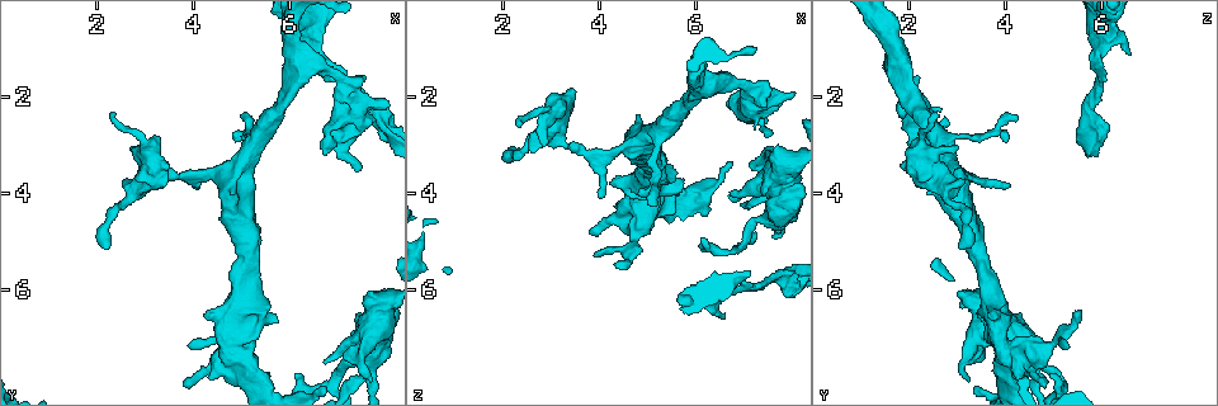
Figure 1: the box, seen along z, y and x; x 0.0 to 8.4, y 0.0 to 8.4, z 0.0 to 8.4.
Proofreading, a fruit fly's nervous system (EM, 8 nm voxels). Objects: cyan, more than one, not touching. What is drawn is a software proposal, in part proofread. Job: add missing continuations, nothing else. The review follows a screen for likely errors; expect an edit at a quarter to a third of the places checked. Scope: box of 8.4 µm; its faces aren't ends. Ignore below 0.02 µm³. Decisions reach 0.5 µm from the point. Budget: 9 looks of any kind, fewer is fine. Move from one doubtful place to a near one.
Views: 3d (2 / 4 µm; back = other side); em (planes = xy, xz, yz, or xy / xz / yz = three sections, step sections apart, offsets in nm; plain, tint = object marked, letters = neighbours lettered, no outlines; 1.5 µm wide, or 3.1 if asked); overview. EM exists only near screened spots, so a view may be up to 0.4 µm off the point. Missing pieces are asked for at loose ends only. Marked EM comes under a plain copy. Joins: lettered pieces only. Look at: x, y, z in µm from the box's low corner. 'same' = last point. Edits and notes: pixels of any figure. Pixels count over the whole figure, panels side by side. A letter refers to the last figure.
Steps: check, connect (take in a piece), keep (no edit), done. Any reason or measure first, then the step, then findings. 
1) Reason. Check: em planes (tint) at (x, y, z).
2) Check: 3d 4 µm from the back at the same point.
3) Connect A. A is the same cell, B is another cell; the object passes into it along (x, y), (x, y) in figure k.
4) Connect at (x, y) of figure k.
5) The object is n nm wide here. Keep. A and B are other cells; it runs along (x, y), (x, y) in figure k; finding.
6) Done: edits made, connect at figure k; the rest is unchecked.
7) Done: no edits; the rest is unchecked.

Branch stops here. Check: em planes (letters) at (3.45, 3.35, 1.85).

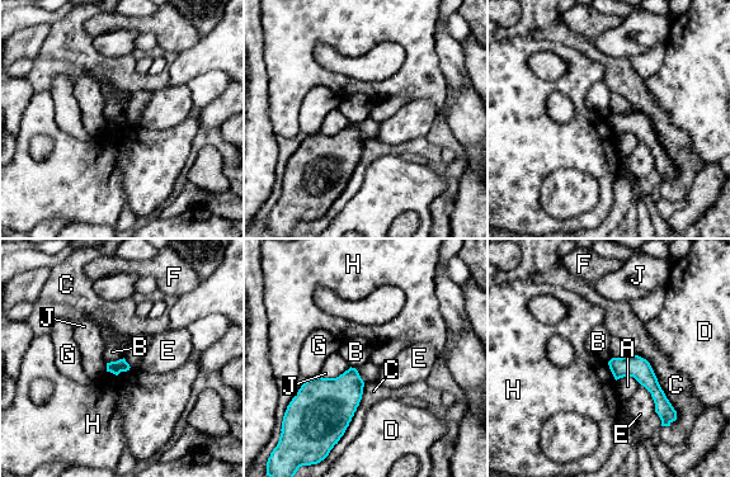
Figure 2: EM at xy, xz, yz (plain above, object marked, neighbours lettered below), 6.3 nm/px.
Keep. A, B, C, D, E, F, G, H and J are other cells; a border runs along (123, 357), (107, 363) in figure 2; no lettered piece goes on from it.

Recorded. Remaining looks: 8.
Free end. Check: em xz step 4 (tint) at (7.65, 6.10, 3.05).

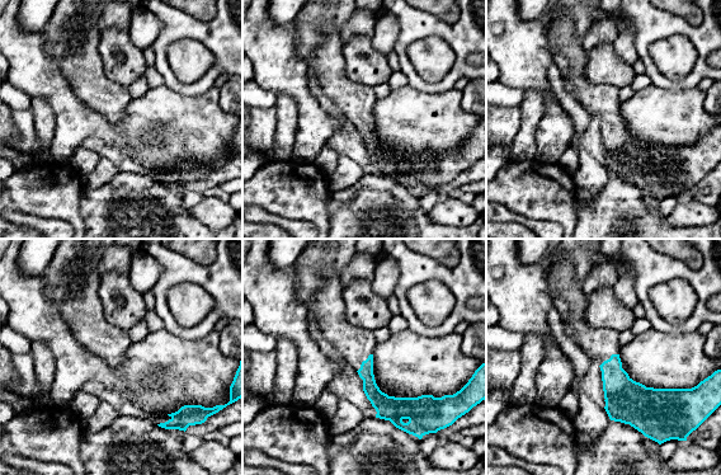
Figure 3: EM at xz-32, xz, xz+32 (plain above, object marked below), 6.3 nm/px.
Another direction. Check: em planes (letters) at the same point.

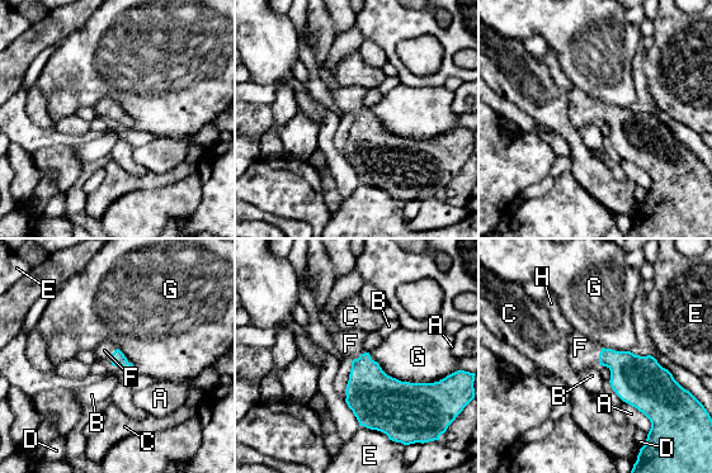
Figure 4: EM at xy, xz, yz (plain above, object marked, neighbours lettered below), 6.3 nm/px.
Connect F. F is the same cell, A, B, C, D, E, G and H are other cells; the object passes into it along (118, 359), (112, 356), (104, 350) in figure 4; the cell continues.

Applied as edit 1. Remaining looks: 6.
Thick end. Check: em planes (letters) at (6.55, 1.15, 6.55).

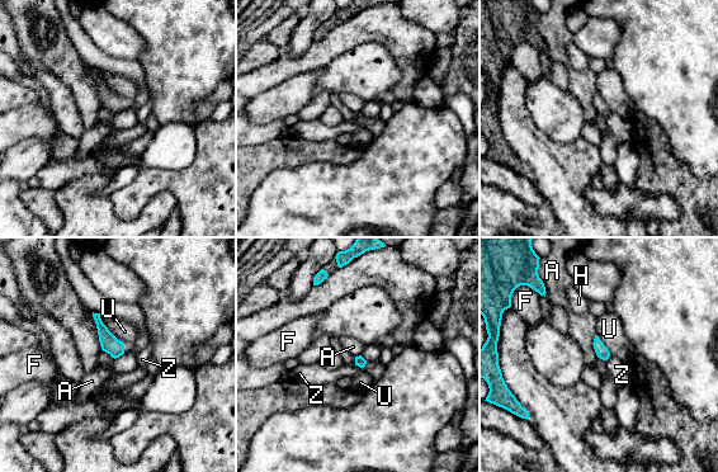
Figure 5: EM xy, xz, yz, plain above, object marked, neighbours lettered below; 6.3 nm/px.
Keep. A, F, H, U and Z are other cells; a border runs along (595, 334), (593, 348), (598, 357) in figure 5; none of them fits.

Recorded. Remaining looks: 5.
Done: edits made, connect at figure 4; the rest is unchecked.

